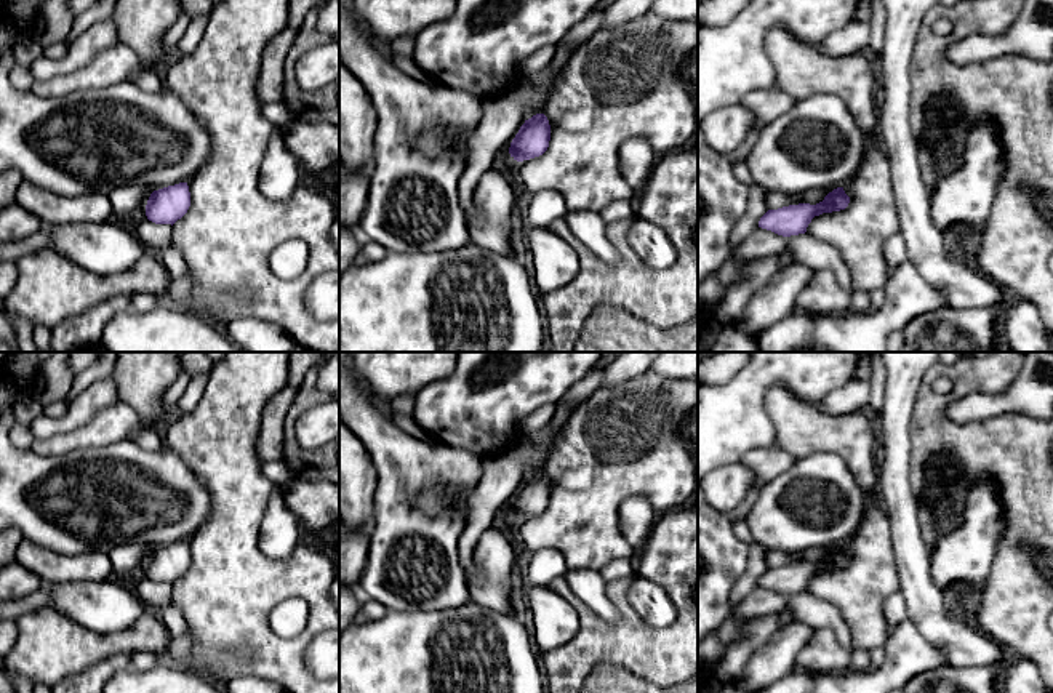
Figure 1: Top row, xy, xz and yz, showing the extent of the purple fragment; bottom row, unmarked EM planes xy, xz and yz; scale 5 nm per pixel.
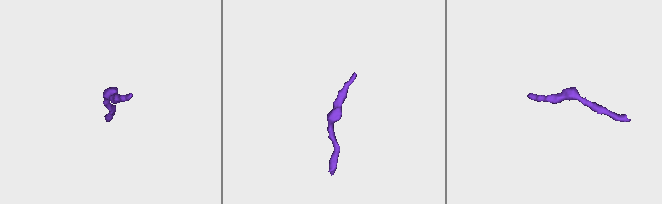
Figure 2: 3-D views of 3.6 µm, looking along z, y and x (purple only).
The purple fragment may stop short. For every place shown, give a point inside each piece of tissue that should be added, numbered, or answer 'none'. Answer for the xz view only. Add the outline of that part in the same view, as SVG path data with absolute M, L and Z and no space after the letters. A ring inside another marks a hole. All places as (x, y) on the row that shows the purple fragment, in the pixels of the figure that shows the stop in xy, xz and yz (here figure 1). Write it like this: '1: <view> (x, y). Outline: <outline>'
none

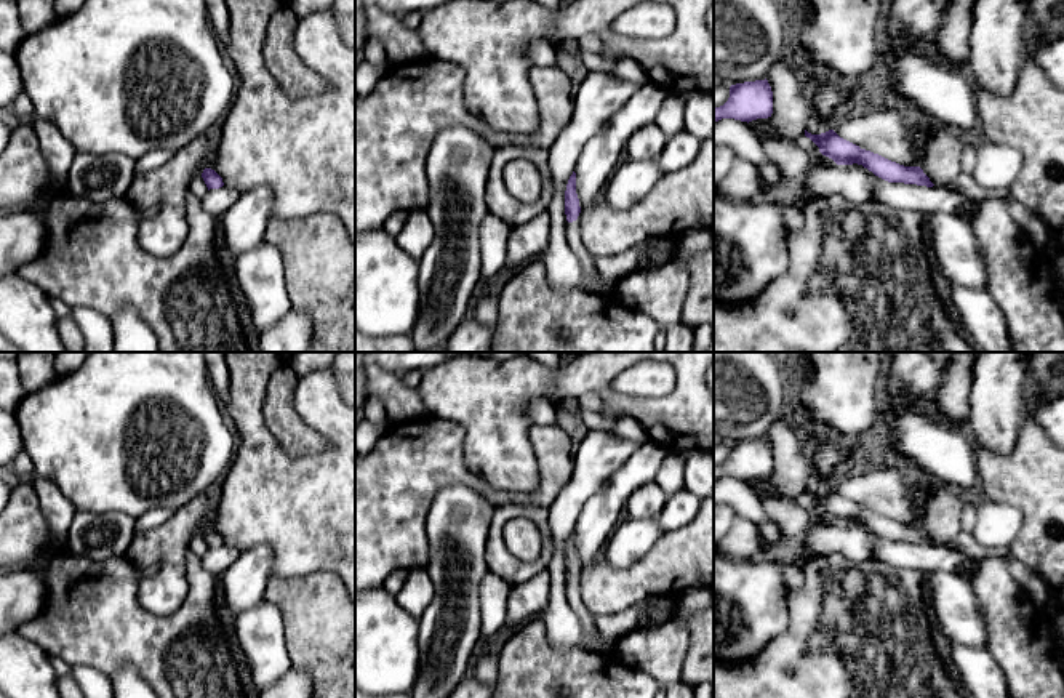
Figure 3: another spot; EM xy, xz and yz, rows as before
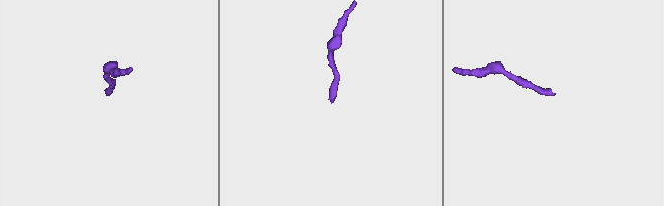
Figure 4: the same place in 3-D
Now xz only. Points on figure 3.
1: xz (575, 240). Outline: M578 221L568 223L566 227L570 248L579 258L587 275L592 275L597 271L594 256L587 251L587 247L584 245Z

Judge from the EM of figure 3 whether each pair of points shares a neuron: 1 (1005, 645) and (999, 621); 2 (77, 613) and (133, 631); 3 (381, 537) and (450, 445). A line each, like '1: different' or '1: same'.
1: same
2: same
3: same

